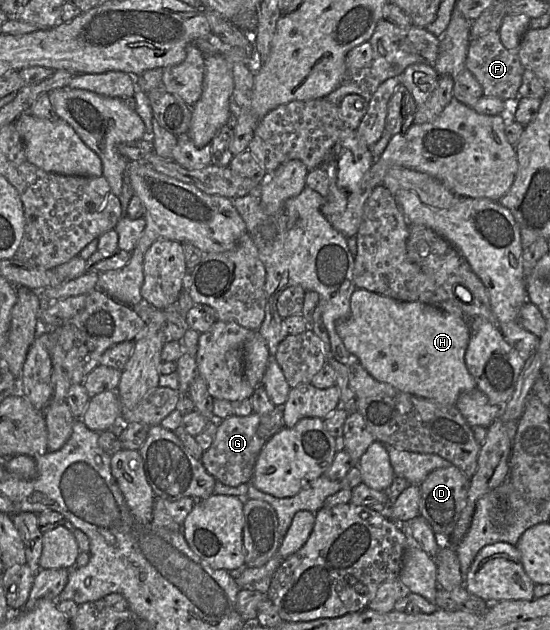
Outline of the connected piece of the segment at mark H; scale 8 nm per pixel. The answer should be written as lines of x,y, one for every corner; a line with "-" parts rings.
356,288
350,299
350,314
347,318
337,322
336,332
341,338
347,351
357,358
357,362
360,363
374,379
390,384
402,392
451,406
456,404
456,401
461,393
473,390
477,387
475,380
467,370
464,359
470,338
469,322
432,305
421,302
400,301
365,289

